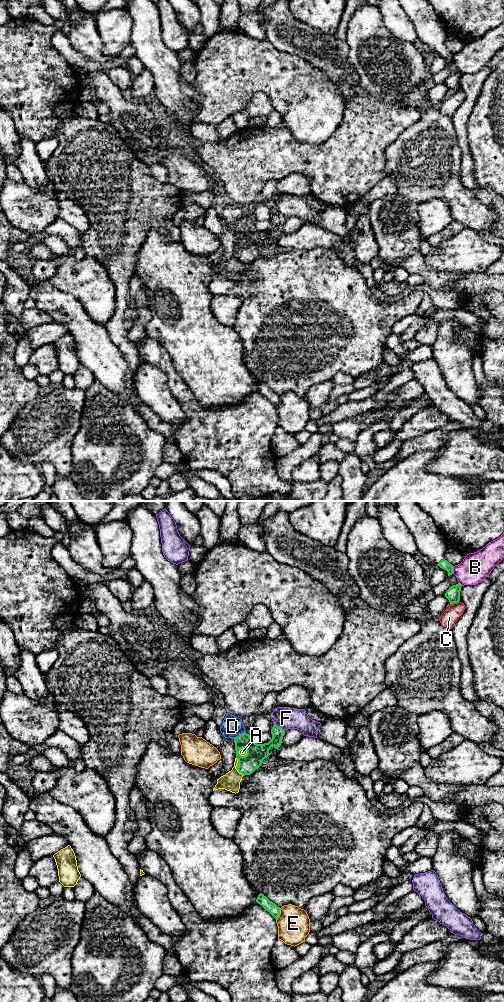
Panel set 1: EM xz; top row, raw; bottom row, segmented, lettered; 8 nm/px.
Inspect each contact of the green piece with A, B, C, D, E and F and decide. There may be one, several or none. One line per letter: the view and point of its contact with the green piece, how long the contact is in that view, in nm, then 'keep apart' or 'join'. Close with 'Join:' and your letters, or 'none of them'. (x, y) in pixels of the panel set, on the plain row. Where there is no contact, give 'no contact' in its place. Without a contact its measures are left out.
A: xz (236, 255) | 160 nm | keep apart
B: xz (452, 58) | 60 nm | keep apart
C: xz (454, 90) | 80 nm | keep apart
D: xz (239, 223) | 120 nm | keep apart
E: xz (279, 401) | 110 nm | keep apart
F: xz (279, 215) | 100 nm | keep apart
Join: none of them

